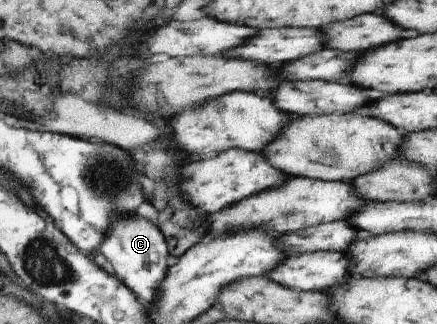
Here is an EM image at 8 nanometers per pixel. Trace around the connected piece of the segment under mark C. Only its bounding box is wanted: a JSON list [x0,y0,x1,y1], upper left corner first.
[99,214,171,303]

